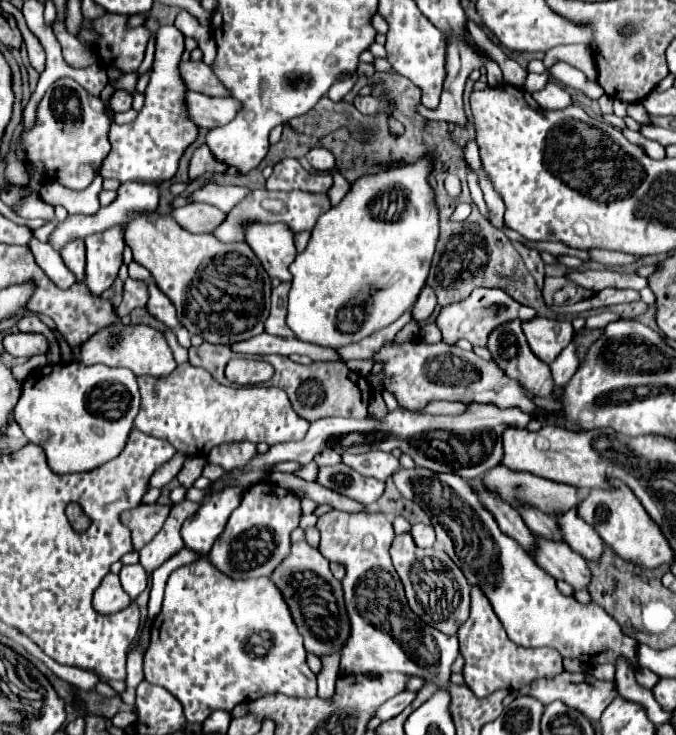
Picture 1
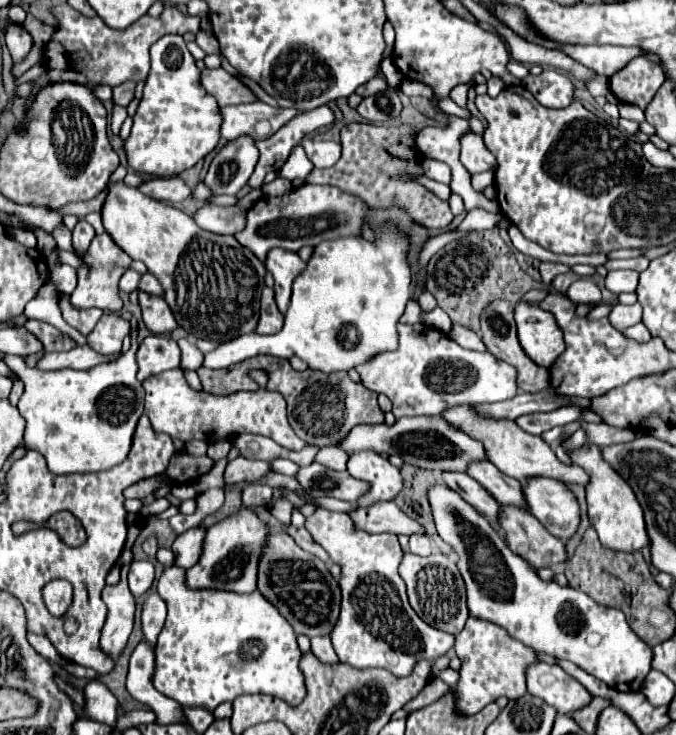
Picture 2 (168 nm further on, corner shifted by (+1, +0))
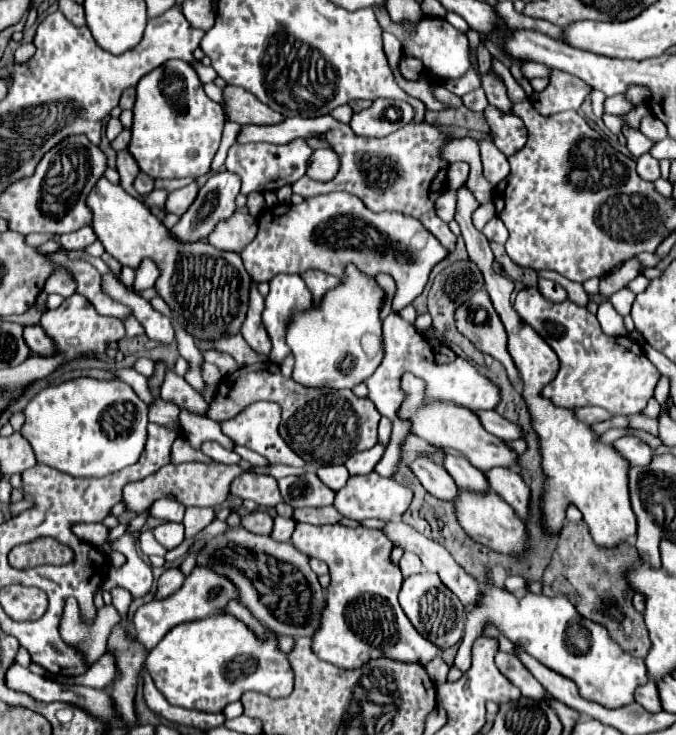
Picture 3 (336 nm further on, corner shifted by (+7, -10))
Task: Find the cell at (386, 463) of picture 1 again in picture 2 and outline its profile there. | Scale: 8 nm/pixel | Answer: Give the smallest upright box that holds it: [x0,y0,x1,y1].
[347,451,403,505]

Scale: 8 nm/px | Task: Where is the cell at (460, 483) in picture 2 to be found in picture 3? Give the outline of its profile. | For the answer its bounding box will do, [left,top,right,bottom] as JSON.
[409,457,457,501]

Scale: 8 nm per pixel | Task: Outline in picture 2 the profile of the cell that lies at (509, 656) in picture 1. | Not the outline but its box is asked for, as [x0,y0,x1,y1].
[455,617,539,715]

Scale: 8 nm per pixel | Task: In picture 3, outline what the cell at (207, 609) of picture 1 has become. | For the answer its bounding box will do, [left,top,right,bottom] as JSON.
[147,613,293,713]

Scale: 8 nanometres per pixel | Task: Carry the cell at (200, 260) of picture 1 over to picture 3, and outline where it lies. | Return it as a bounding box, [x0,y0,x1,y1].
[87,177,251,339]

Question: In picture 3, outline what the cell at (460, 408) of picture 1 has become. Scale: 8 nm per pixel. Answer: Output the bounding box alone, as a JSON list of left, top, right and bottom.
[575,407,615,425]

